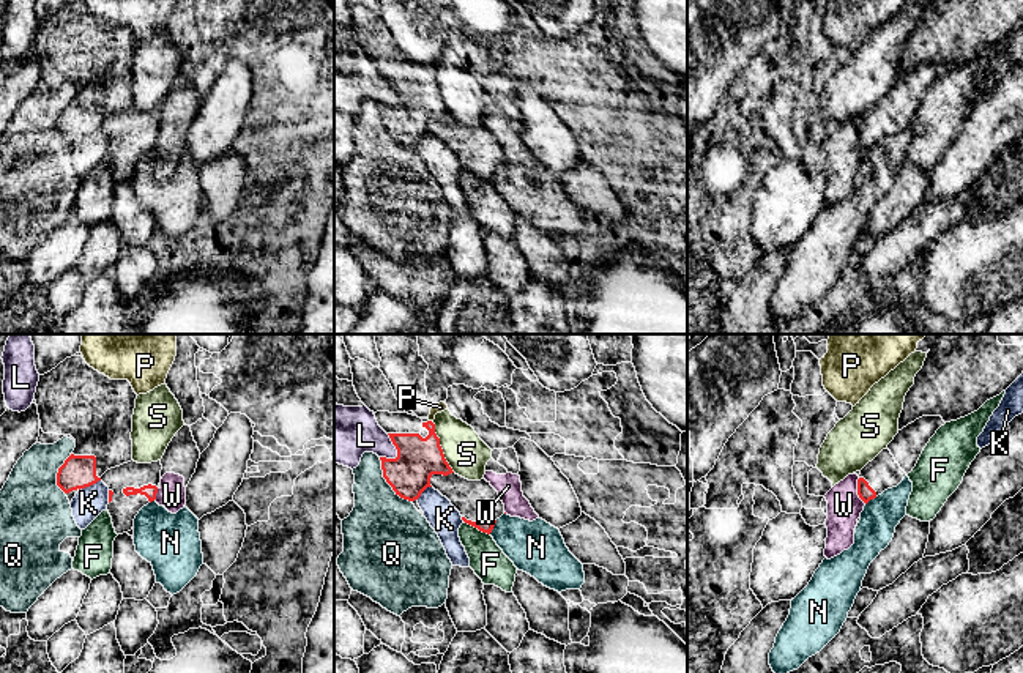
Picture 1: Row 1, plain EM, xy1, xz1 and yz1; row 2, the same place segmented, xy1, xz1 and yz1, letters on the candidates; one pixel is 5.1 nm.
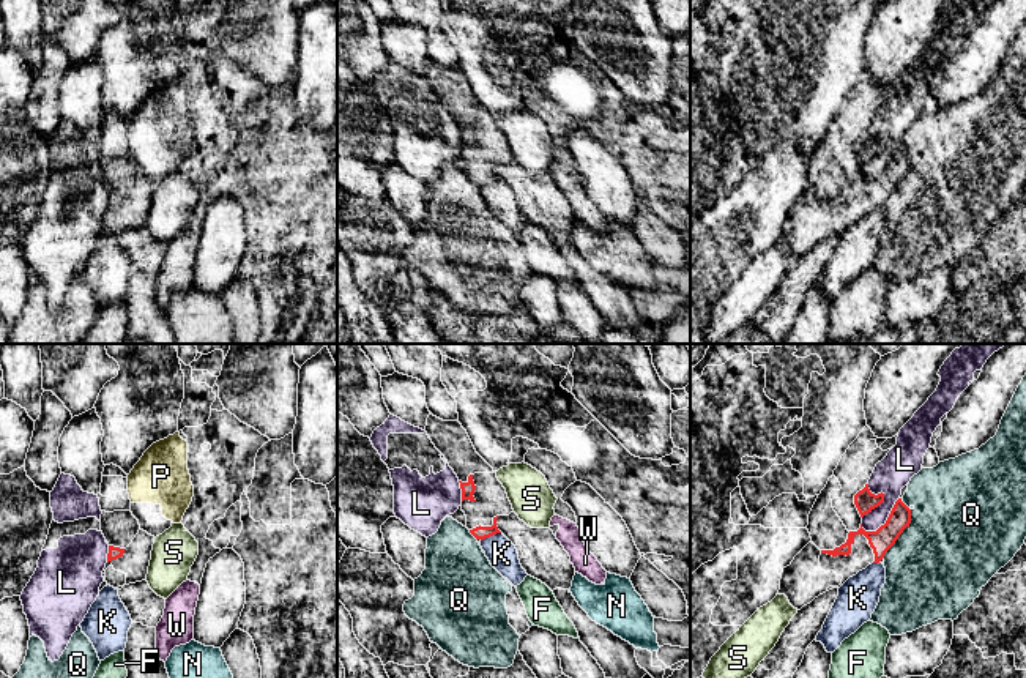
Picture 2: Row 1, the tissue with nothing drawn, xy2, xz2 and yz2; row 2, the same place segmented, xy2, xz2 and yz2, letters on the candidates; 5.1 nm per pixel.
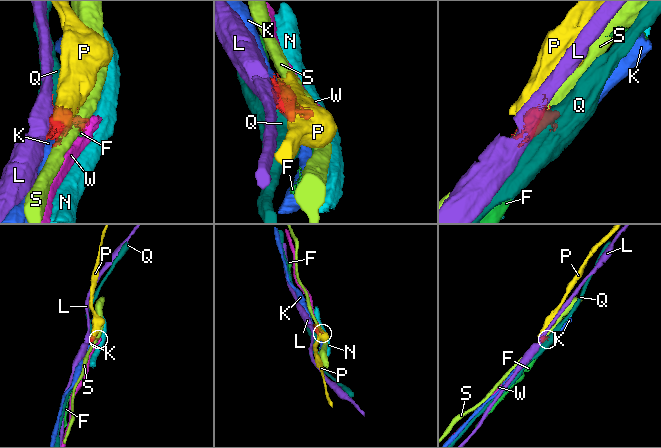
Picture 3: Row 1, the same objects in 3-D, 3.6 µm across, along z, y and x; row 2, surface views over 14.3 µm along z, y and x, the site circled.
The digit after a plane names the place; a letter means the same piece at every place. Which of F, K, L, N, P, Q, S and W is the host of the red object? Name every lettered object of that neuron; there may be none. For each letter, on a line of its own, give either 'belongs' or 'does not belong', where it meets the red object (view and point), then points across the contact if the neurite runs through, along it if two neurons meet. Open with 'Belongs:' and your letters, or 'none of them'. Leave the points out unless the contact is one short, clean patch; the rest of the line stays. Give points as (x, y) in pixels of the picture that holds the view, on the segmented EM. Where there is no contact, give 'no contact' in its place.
Belongs: none of them
F: does not belong | xz1 (476, 527) | along xz1 (464, 520), (489, 535)
K: does not belong | xy1 (89, 486)
L: does not belong | yz2 (886, 522)
N: does not belong | xz1 (494, 525) | along xz1 (497, 520), (489, 533)
P: does not belong | xz1 (431, 421) | along xz1 (429, 420), (432, 423)
Q: does not belong | yz2 (905, 527)
S: does not belong | xz1 (440, 448)
W: does not belong | yz1 (858, 490) | along yz1 (858, 478), (858, 495), (866, 503)

